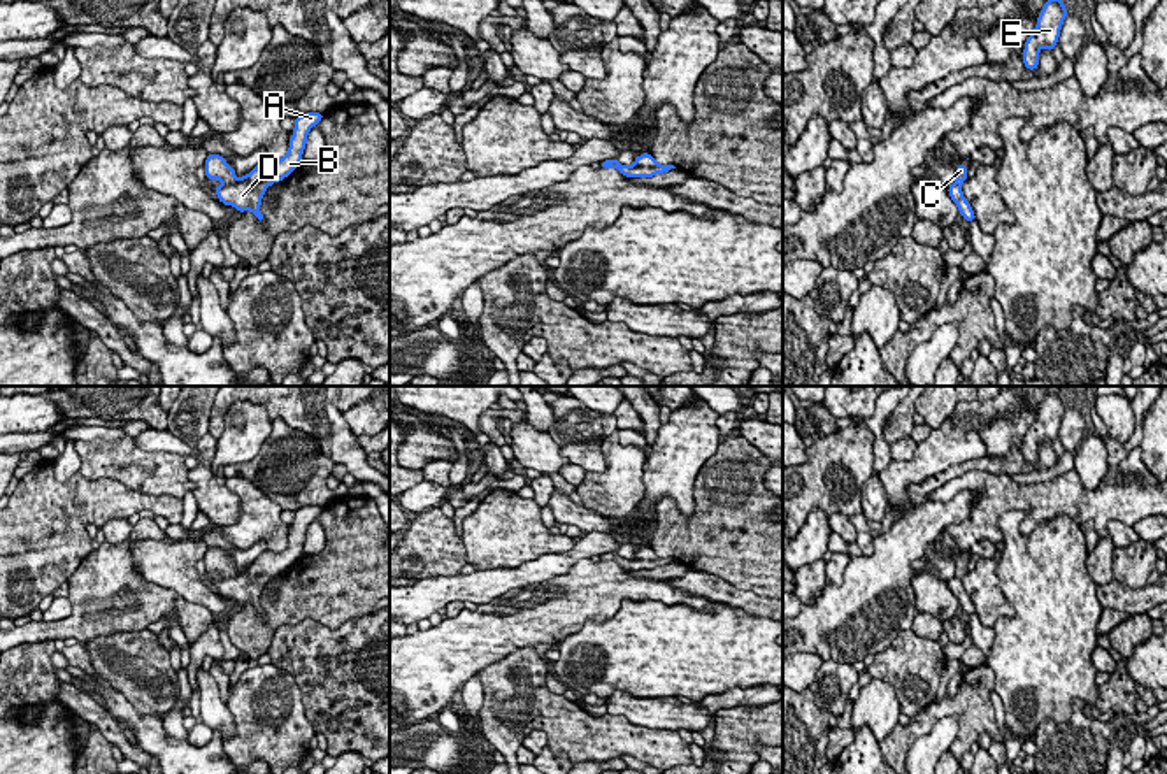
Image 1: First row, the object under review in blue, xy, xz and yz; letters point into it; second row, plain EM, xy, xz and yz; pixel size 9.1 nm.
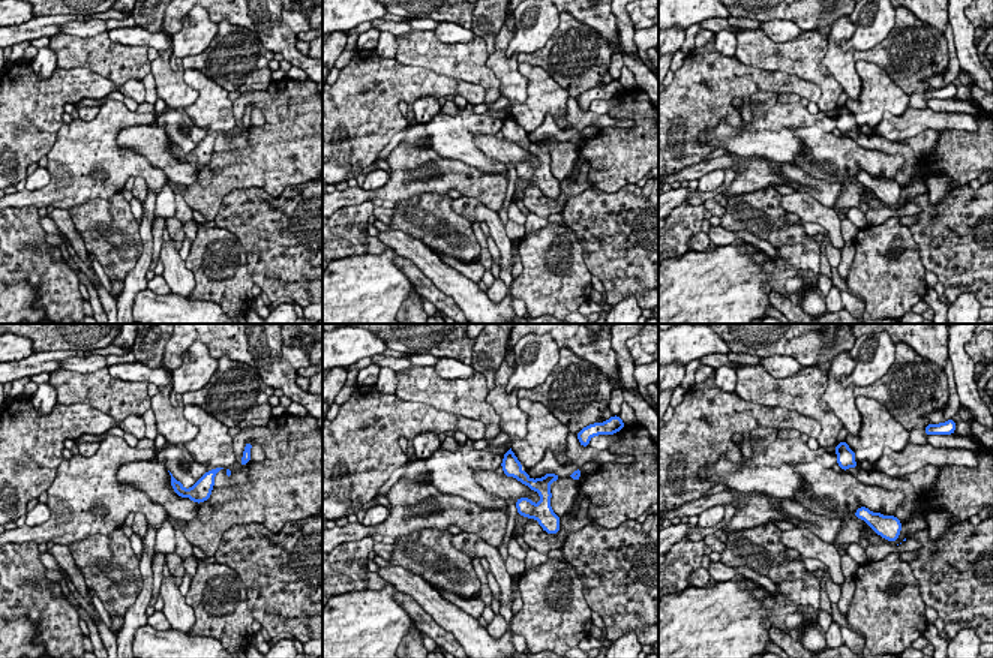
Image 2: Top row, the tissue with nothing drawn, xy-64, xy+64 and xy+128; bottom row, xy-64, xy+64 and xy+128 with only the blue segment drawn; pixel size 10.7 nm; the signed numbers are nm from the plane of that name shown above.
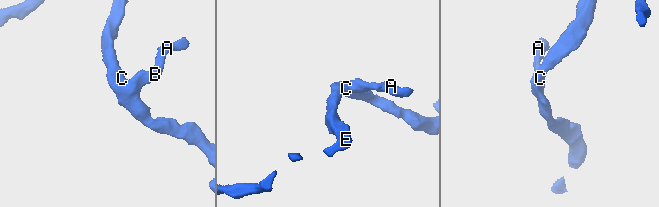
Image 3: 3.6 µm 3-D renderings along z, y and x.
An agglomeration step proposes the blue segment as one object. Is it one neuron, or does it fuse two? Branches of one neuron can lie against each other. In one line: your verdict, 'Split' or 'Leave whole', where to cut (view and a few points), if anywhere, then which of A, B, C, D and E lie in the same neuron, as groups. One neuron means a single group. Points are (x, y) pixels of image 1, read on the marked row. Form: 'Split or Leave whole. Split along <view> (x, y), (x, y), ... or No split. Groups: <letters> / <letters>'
Leave whole. No split. Groups: A B C D E

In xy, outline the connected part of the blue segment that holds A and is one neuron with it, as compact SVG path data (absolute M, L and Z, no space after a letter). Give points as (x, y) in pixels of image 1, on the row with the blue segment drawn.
M307 112L295 118L288 153L281 160L265 158L249 174L237 177L233 167L219 154L207 154L205 176L223 184L214 188L219 202L235 207L239 212L251 211L258 221L265 221L260 205L268 186L288 177L300 163L307 135L325 114Z

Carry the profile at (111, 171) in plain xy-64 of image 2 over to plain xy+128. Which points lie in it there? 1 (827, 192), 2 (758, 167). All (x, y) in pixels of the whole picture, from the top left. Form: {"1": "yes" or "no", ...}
{"1": "yes", "2": "yes"}

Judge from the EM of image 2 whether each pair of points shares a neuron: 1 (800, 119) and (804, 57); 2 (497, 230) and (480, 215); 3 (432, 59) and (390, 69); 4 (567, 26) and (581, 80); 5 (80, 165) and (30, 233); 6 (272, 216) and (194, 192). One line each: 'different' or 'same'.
1: different
2: same
3: different
4: same
5: different
6: different

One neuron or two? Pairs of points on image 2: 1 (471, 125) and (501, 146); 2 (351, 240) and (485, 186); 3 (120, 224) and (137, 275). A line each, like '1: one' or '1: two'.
1: two
2: two
3: two

